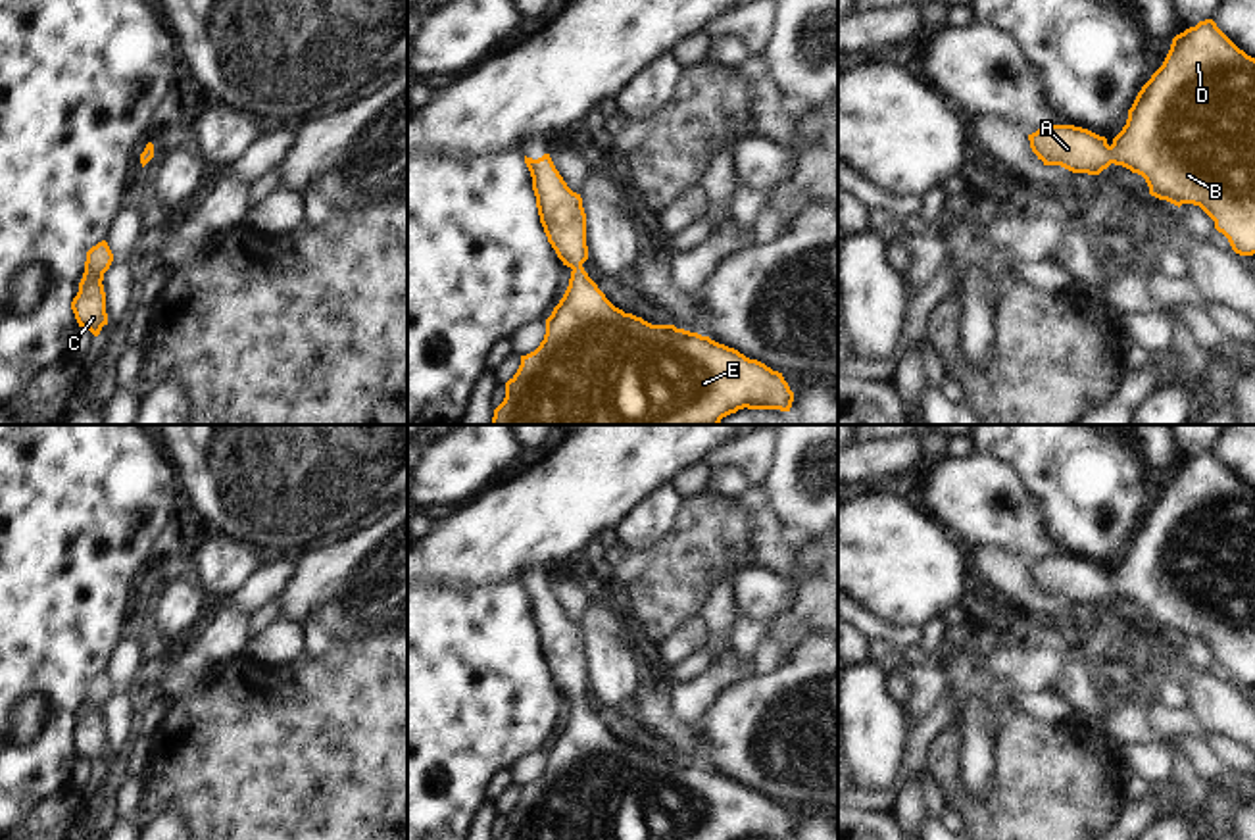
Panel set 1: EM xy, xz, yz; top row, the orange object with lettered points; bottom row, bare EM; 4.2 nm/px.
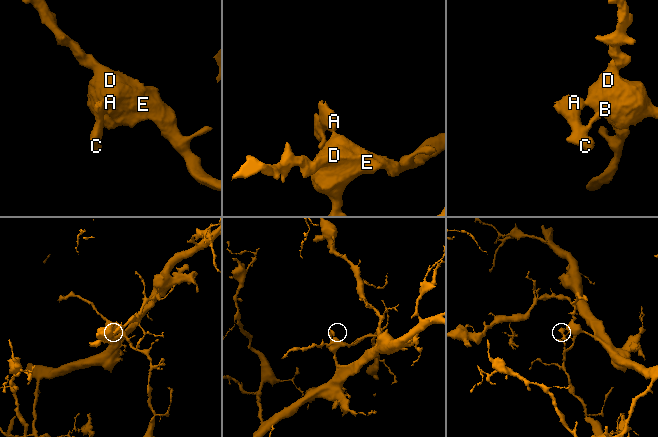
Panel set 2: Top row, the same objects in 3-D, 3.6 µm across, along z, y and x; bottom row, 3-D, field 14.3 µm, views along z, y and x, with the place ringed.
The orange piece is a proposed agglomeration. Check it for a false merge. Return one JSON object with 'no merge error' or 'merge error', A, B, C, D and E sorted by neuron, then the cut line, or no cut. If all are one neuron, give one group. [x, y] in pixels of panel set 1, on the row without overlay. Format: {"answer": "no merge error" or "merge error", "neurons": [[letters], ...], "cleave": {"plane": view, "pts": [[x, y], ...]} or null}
{"answer": "no merge error", "neurons": [["A", "B", "C", "D", "E"]], "cleave": null}

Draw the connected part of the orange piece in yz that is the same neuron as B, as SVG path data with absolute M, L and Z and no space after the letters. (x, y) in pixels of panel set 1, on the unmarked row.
M1213 450L1172 469L1163 496L1138 523L1122 561L1107 575L1088 559L1049 556L1028 565L1030 579L1044 596L1061 596L1072 604L1099 605L1111 594L1145 609L1149 625L1174 636L1199 636L1240 686L1255 684L1255 488L1240 481Z

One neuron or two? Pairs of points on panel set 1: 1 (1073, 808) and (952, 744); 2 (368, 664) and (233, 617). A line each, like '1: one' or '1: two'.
1: one
2: two

